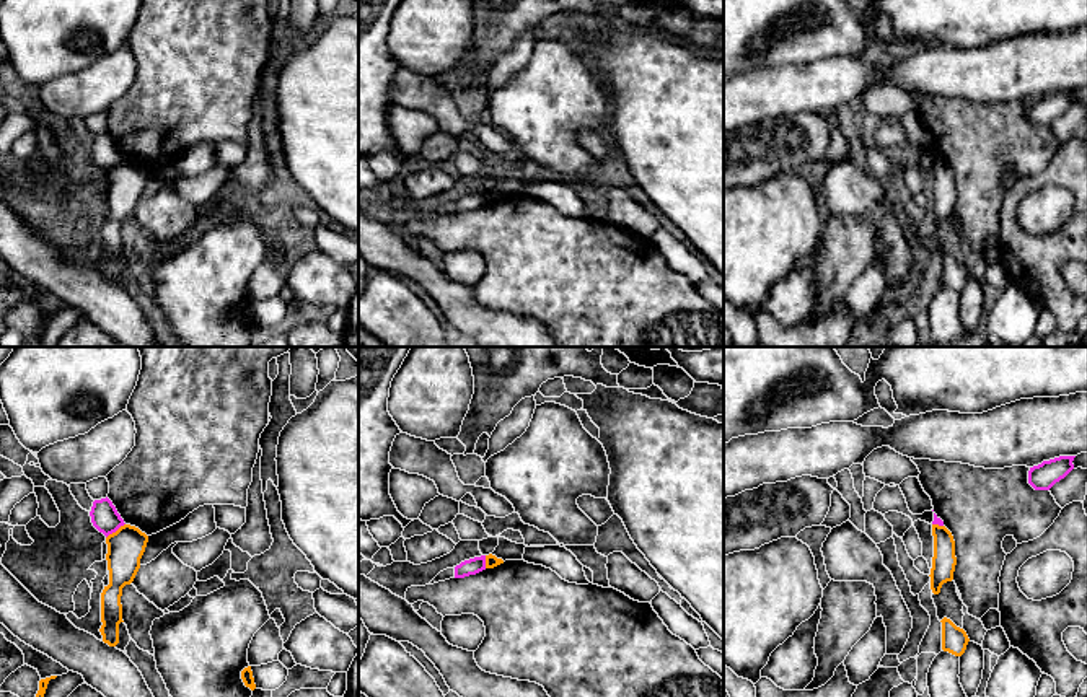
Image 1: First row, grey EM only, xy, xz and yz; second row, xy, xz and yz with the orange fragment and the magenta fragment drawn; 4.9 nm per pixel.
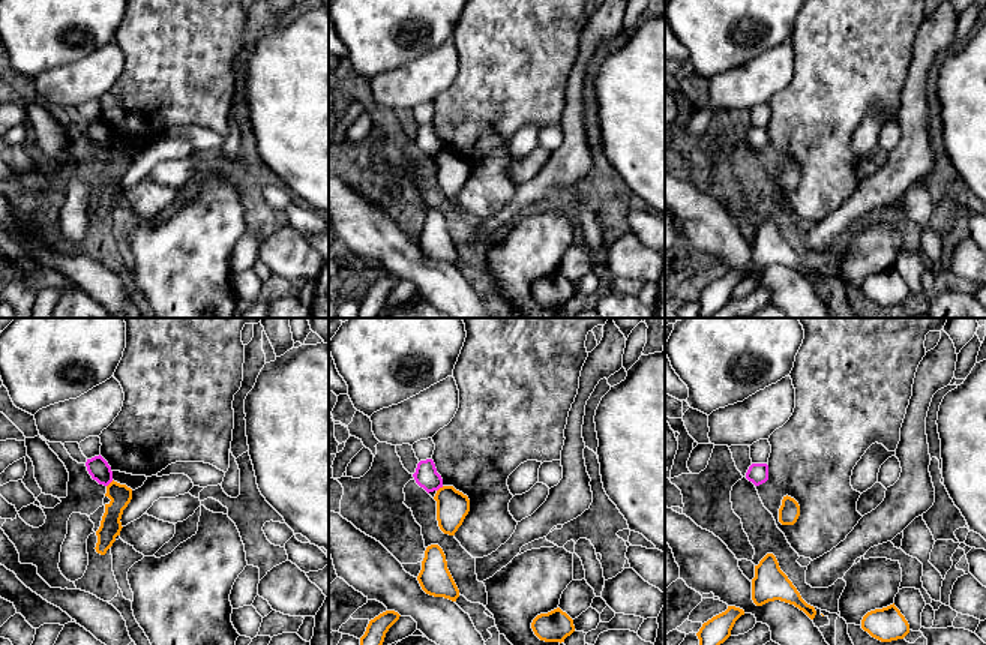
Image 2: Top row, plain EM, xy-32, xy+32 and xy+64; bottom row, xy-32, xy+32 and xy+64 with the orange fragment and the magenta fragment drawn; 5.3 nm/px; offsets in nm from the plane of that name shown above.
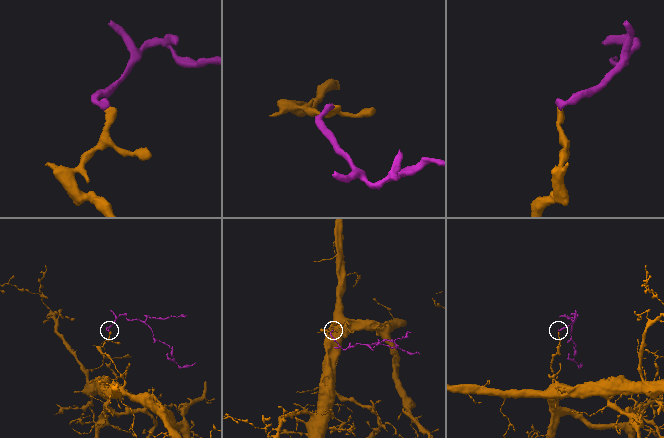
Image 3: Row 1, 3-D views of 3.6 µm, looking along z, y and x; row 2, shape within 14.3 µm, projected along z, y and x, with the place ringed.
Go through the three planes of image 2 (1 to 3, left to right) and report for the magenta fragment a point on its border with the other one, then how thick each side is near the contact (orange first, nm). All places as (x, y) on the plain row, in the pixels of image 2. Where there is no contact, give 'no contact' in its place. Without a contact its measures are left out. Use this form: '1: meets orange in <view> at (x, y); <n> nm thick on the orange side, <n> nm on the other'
1: meets orange in xy-32 at (110, 147); 120 nm thick on the orange side, 120 nm on the other
2: meets orange in xy+32 at (440, 152); 180 nm thick on the orange side, 120 nm on the other
3: no contact

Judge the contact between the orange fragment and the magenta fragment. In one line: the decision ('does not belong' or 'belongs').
does not belong

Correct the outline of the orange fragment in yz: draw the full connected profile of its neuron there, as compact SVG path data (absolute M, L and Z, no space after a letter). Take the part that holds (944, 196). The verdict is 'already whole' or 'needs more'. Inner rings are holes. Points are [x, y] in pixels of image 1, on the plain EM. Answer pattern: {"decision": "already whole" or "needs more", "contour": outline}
{"decision": "already whole", "contour": "M932 160L934 192L931 204L931 225L934 230L940 228L944 218L953 215L957 200L955 176L945 161Z"}

